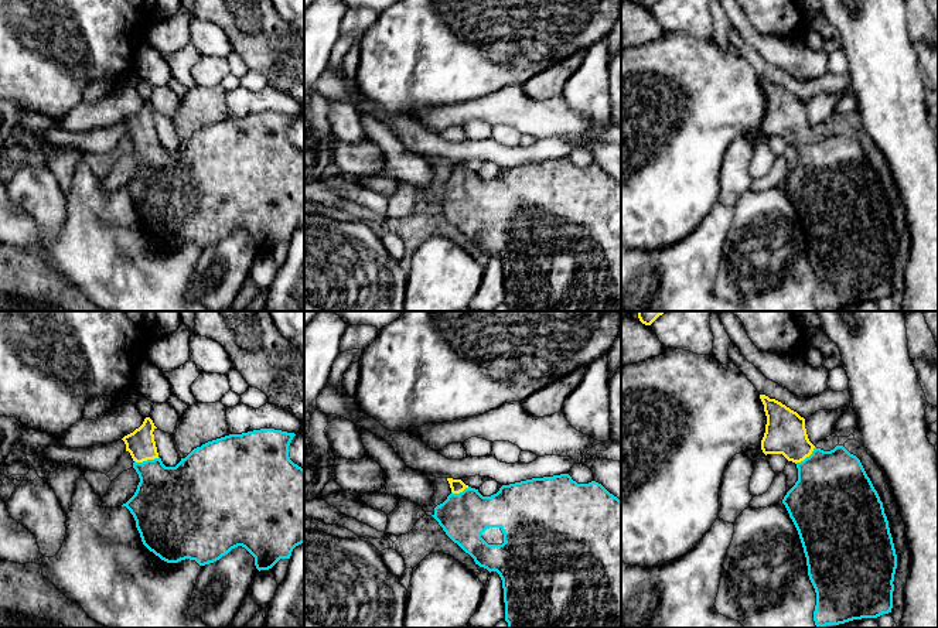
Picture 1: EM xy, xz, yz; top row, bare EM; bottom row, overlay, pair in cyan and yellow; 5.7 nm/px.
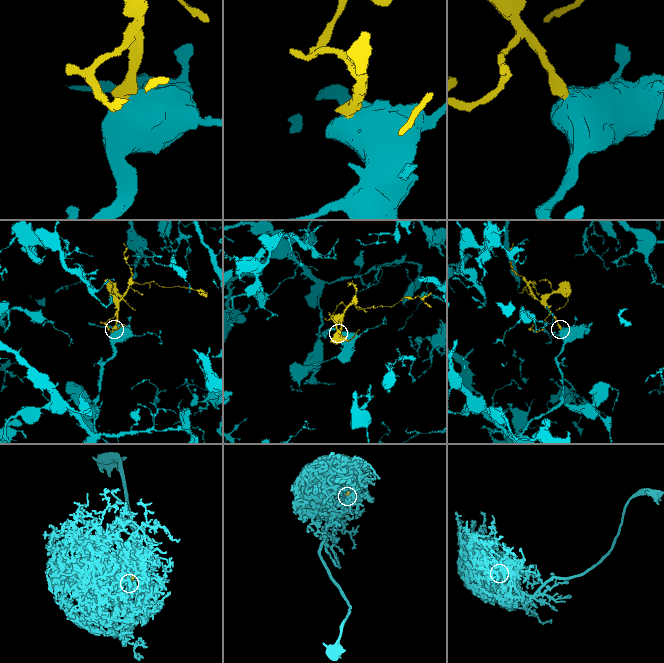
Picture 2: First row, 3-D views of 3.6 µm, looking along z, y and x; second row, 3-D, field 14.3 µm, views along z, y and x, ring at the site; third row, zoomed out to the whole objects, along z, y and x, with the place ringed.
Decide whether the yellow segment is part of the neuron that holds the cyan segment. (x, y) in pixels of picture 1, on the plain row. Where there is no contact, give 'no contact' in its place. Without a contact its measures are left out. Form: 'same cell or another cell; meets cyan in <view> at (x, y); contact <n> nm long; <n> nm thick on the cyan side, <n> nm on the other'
same cell; meets cyan in xy at (147, 143); contact 150 nm long; 360 nm thick on the cyan side, 160 nm on the other

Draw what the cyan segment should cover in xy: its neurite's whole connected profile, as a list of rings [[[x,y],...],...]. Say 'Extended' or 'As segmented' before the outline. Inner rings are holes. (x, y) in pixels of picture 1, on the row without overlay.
Extended. [[[146,100],[139,112],[122,122],[126,127],[126,134],[130,136],[134,144],[133,151],[140,161],[134,178],[122,190],[126,190],[133,198],[141,225],[150,235],[167,246],[178,246],[190,242],[195,243],[199,249],[205,249],[219,243],[232,232],[242,229],[255,240],[255,249],[260,255],[272,252],[280,242],[290,242],[293,232],[304,226],[304,153],[294,147],[289,140],[289,129],[296,119],[294,116],[260,112],[242,117],[229,117],[194,132],[185,141],[181,141],[175,150],[166,150],[157,136],[153,117],[156,112],[153,103]]]

